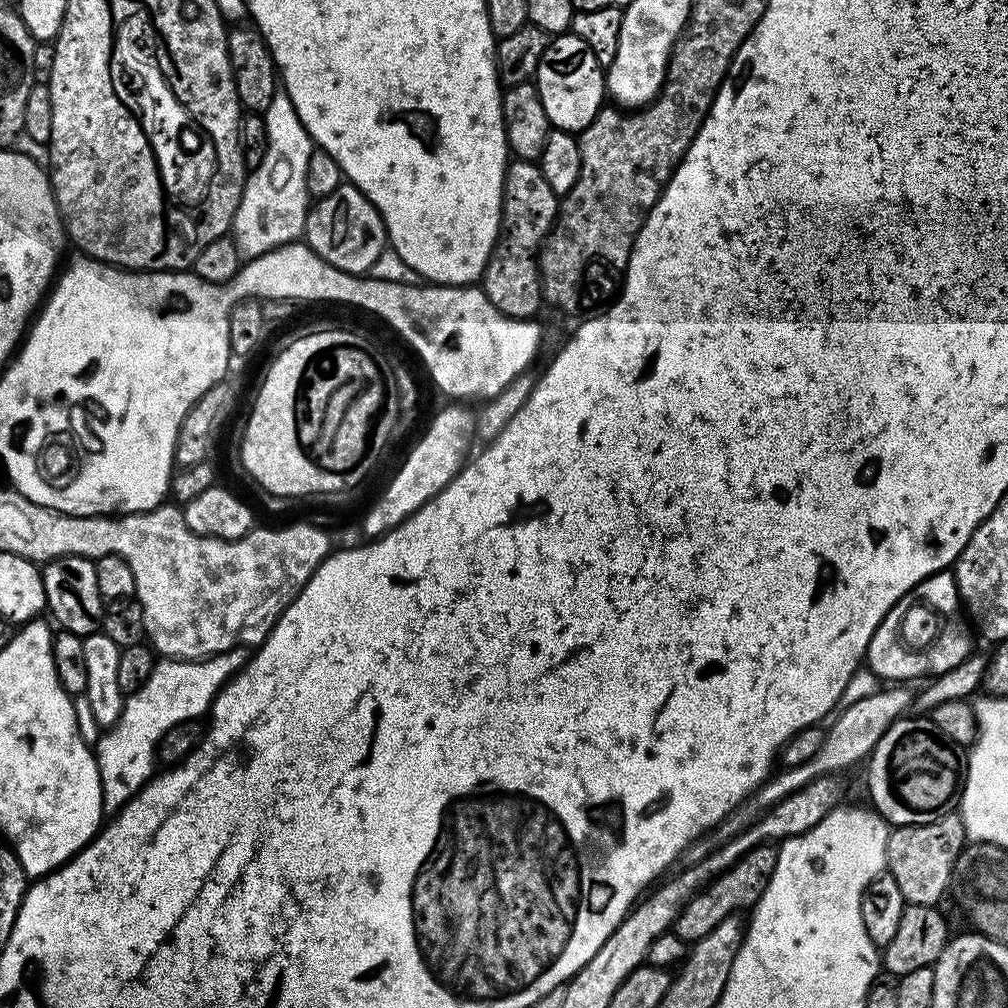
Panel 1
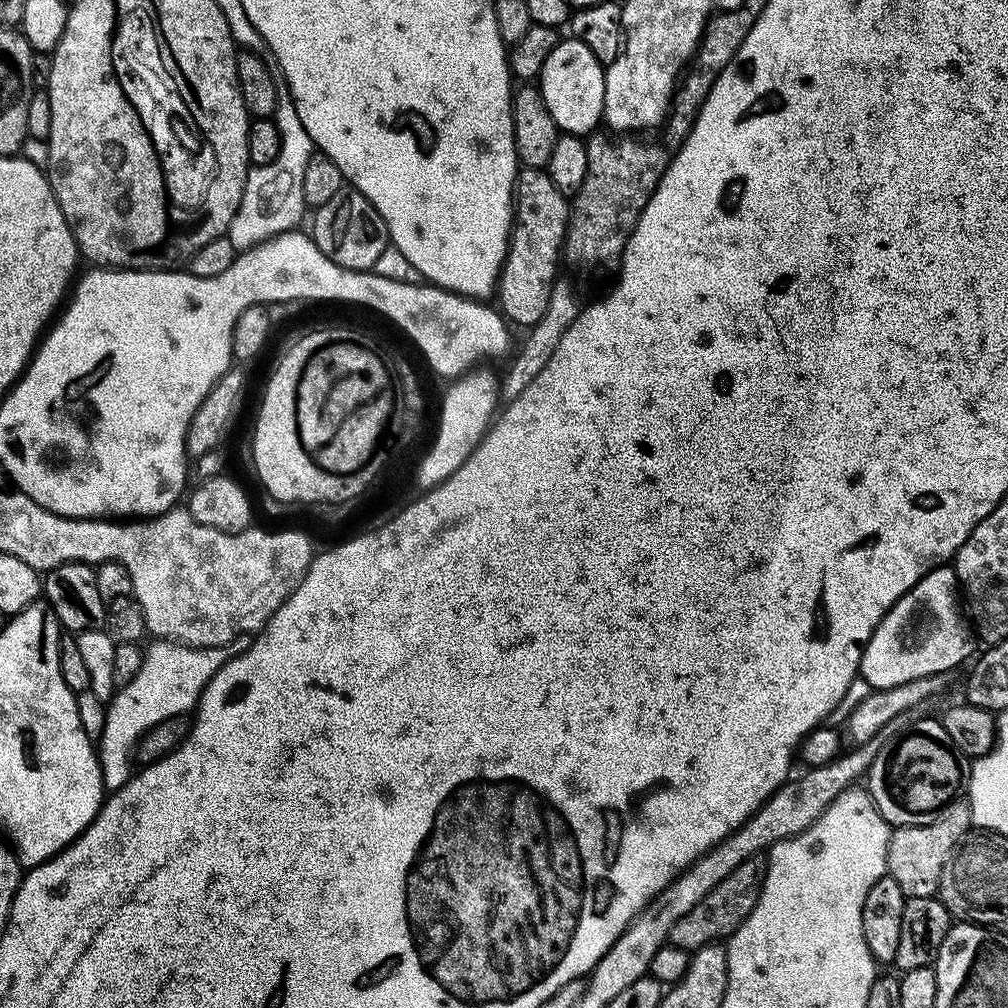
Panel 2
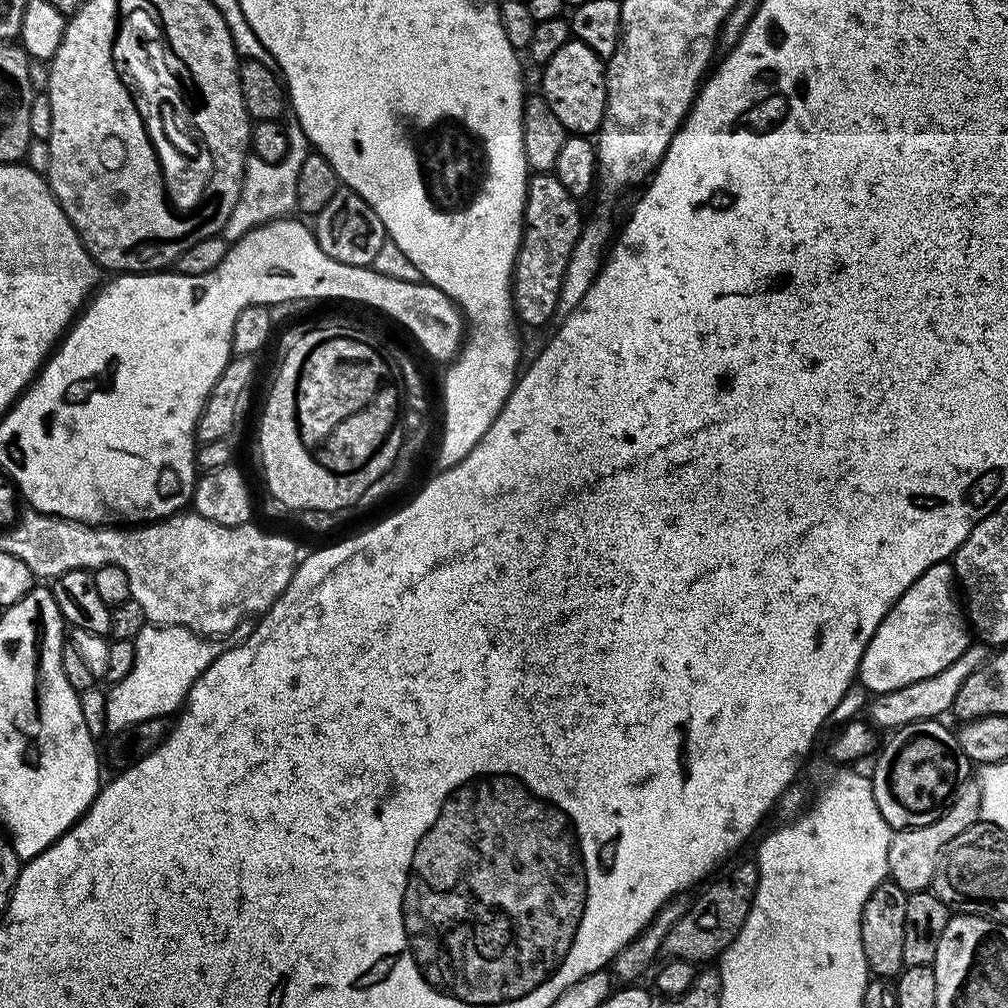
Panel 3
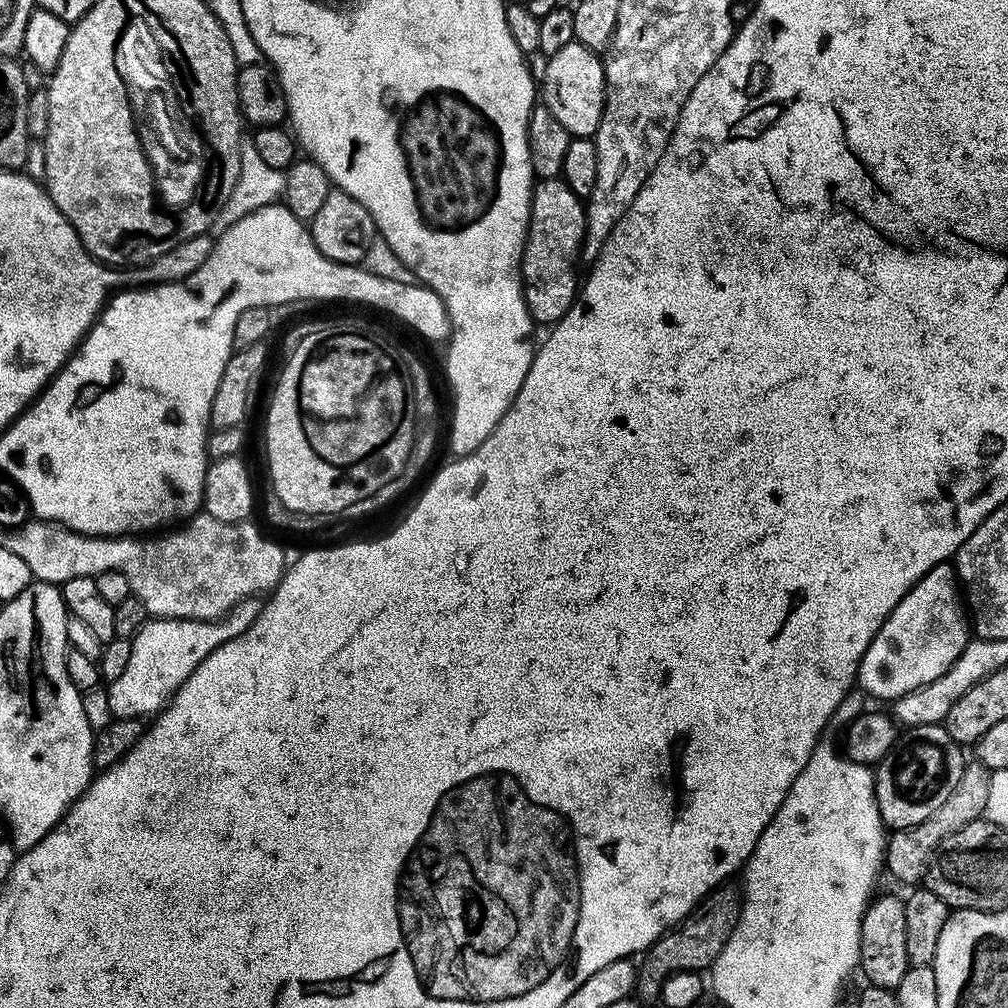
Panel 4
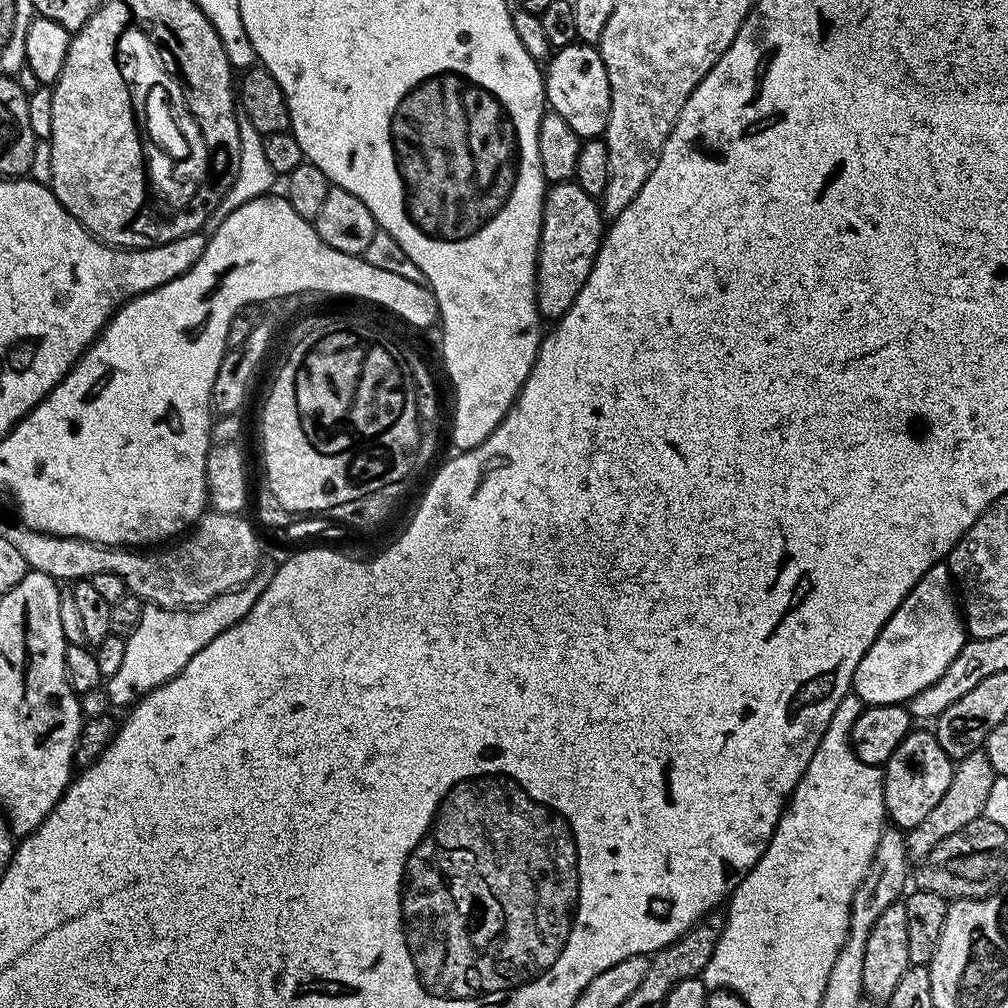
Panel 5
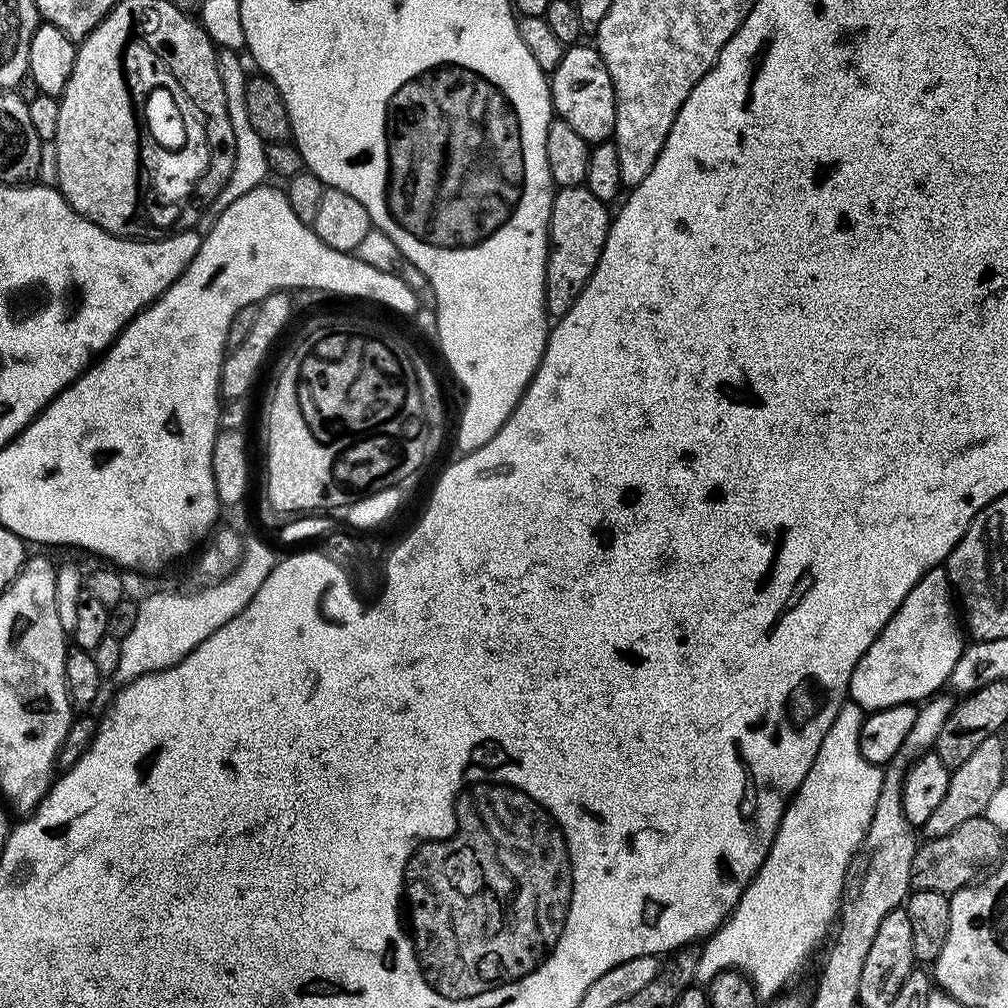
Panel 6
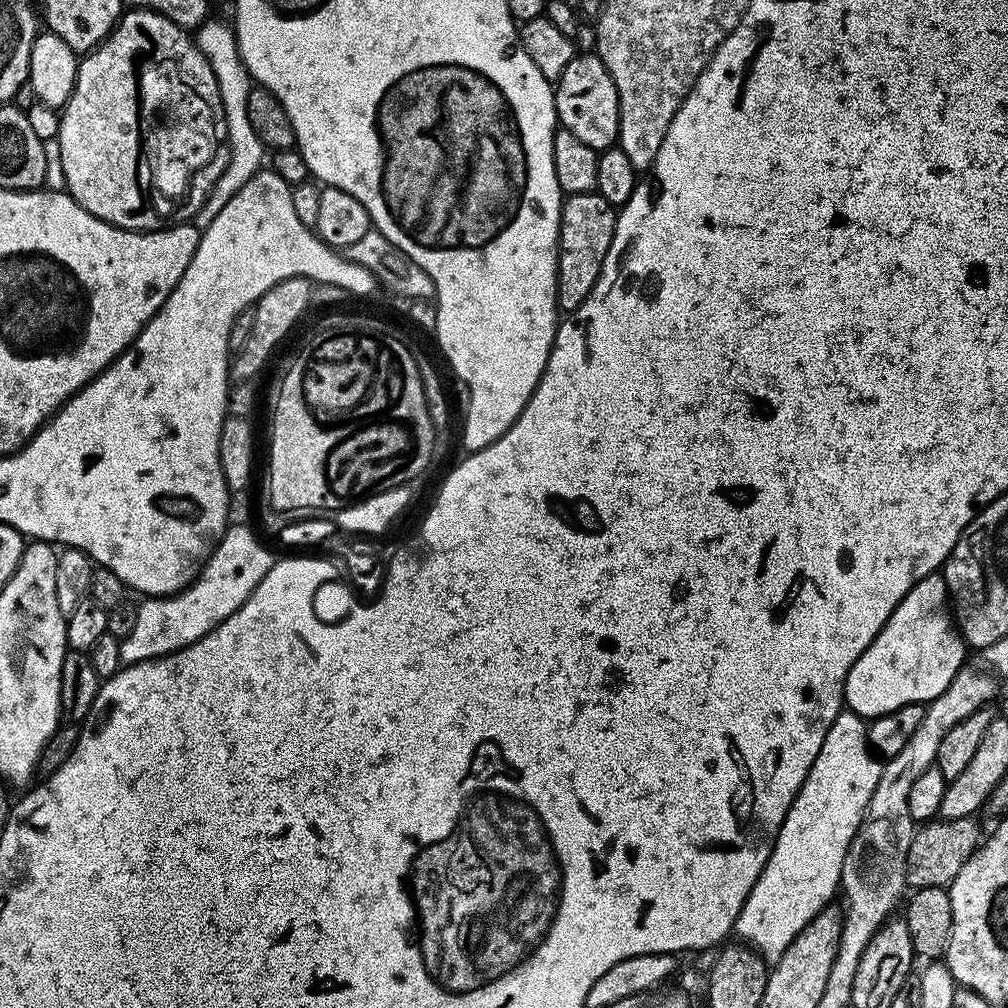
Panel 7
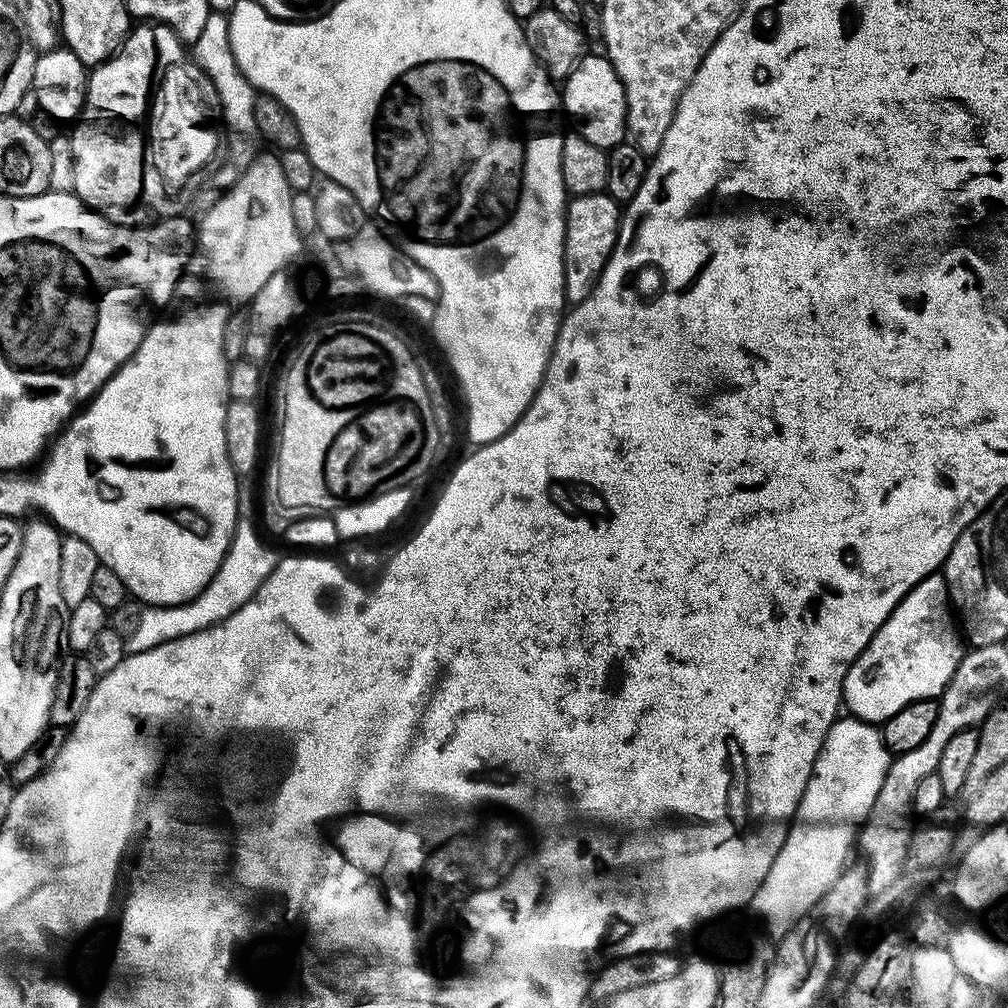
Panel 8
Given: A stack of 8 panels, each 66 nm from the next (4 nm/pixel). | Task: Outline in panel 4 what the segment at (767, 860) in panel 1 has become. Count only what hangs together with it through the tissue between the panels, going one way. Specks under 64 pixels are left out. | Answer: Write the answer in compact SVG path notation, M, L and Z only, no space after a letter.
M721 886L714 889L709 896L704 897L693 908L687 918L680 921L674 928L669 928L664 935L657 938L647 952L643 953L638 964L638 996L648 1004L656 1004L660 998L662 982L670 978L670 974L690 970L703 973L711 969L712 963L722 954L722 946L730 942L730 934L736 929L740 921L740 909L742 907L742 892L739 887L728 888Z

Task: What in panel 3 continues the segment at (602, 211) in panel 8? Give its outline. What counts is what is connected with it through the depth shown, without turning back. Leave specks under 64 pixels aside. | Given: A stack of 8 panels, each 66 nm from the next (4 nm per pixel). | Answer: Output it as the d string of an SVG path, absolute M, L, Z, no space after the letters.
M536 174L529 179L524 229L516 267L512 270L512 306L515 319L521 325L540 328L556 316L558 292L564 288L562 278L566 274L566 262L570 262L570 254L580 237L580 204L554 174Z

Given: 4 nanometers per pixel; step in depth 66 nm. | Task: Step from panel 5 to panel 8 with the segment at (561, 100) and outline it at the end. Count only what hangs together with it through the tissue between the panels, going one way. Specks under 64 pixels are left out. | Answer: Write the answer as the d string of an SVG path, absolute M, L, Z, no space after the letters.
M585 55L576 64L576 69L562 84L562 108L568 111L568 116L573 120L575 131L580 133L586 142L594 142L594 146L611 150L619 144L625 143L628 111L624 87L608 60L607 55Z

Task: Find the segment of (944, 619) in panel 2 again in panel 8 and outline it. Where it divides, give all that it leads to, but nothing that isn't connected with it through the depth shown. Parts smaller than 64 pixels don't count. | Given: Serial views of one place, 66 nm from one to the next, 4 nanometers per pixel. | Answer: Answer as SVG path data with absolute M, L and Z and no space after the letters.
M933 574L918 582L911 590L900 599L900 604L886 618L886 622L869 642L863 654L852 663L844 679L844 699L853 717L857 720L869 722L885 722L898 714L908 704L918 700L930 700L939 697L948 687L954 670L960 664L962 636L952 625L954 612L948 599L948 587L943 575Z

